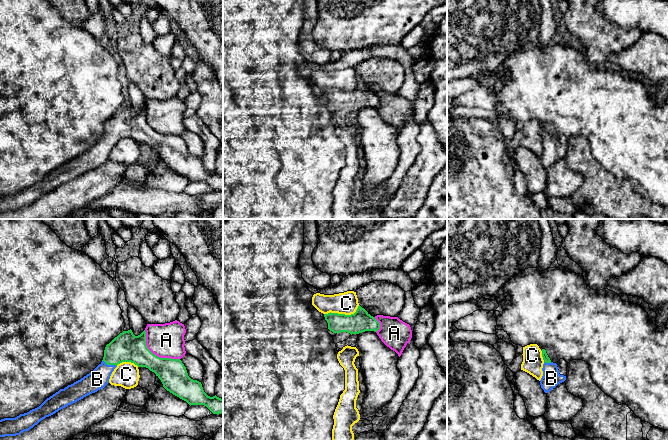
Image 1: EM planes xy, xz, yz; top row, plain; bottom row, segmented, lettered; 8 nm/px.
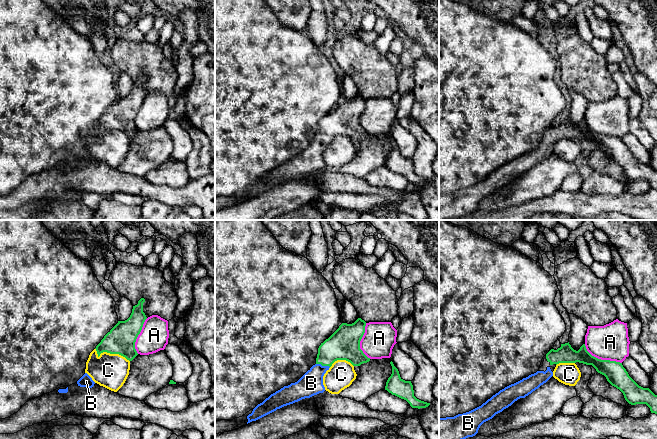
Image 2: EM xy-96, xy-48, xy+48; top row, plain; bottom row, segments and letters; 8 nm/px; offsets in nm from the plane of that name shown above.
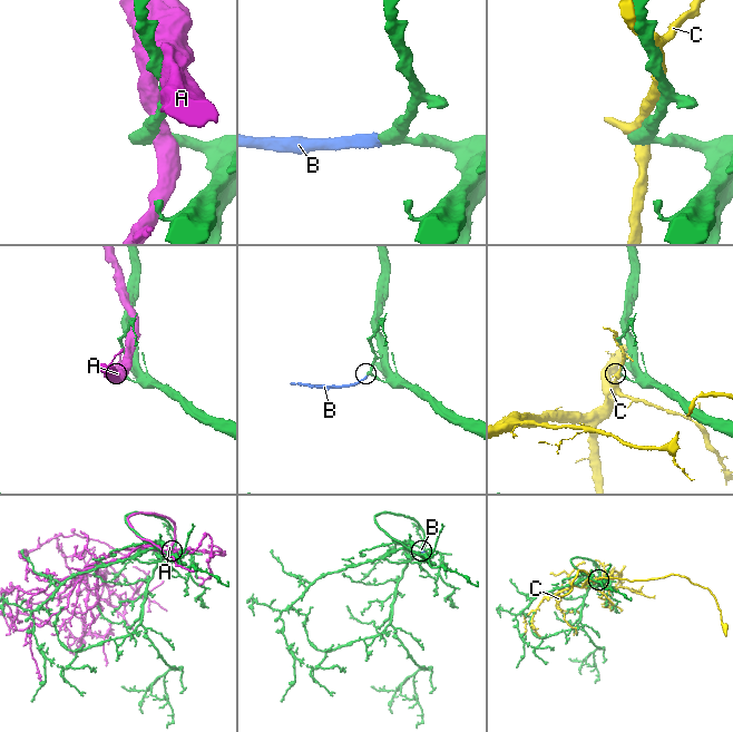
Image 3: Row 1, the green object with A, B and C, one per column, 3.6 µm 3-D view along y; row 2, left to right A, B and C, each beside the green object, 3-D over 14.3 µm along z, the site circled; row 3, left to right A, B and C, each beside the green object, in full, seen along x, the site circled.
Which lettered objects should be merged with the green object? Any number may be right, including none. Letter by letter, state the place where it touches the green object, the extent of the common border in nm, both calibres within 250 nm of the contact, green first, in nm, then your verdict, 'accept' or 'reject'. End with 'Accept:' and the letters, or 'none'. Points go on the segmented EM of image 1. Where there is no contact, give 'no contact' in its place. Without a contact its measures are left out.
A: xy (154, 354) | 380 nm | 240/280 nm | reject
B: xy (109, 364) | 130 nm | 240/160 nm | accept
C: xz (342, 314) | 300 nm | 170/180 nm | reject
Accept: B

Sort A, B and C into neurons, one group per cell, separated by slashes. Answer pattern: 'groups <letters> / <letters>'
groups A / B / C

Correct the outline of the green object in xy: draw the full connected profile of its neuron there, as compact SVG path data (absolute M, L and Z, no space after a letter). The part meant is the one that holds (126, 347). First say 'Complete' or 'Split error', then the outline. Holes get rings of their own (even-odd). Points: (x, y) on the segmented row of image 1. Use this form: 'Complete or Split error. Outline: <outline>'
Split error. Outline: M132 330L123 331L104 350L102 362L89 374L47 398L39 407L15 418L0 420L0 437L20 435L41 420L84 397L103 389L118 364L131 362L146 367L161 380L163 387L191 405L204 405L213 414L223 411L223 399L208 396L201 382L188 376L180 359L160 358L146 345L146 331L135 336Z

